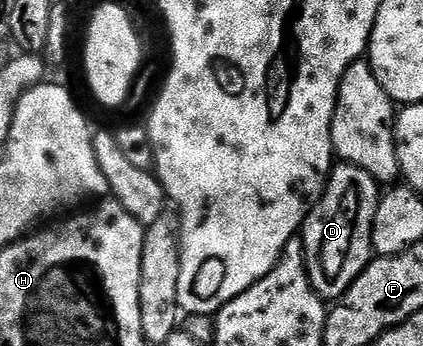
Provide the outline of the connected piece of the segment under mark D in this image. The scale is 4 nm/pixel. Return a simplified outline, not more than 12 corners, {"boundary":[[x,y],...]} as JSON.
{"boundary":[[342,161],[300,240],[321,299],[339,299],[371,262],[382,198]]}

